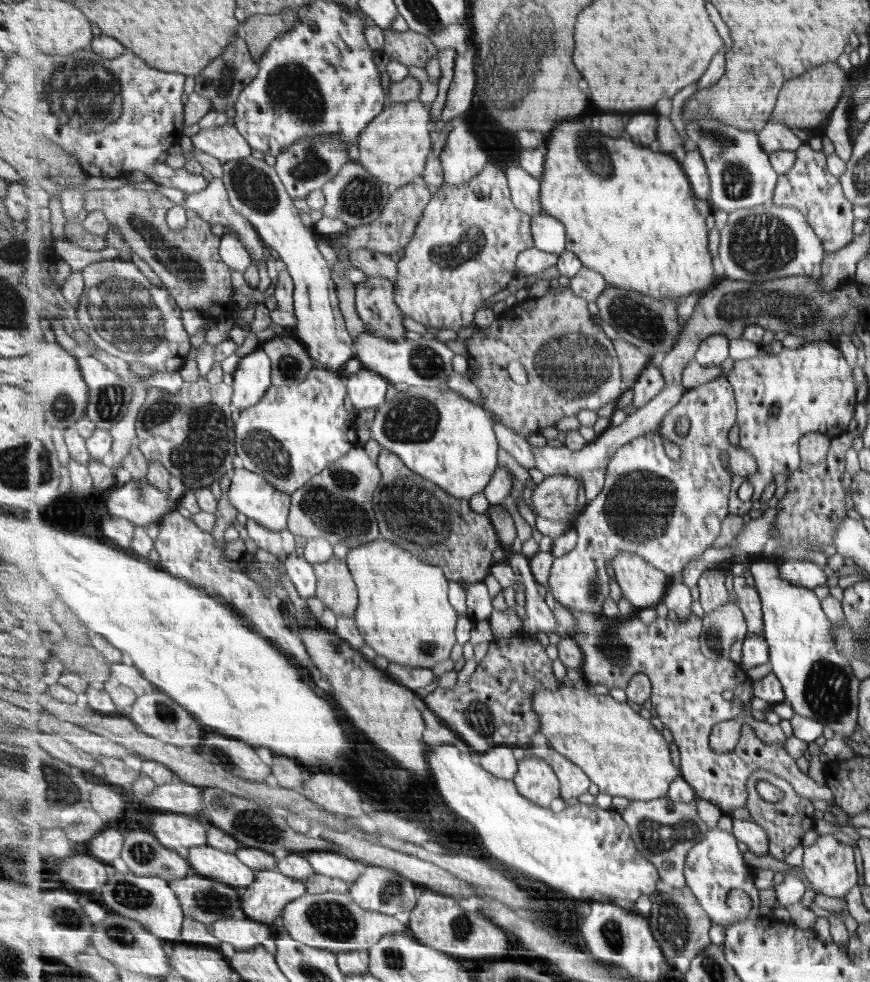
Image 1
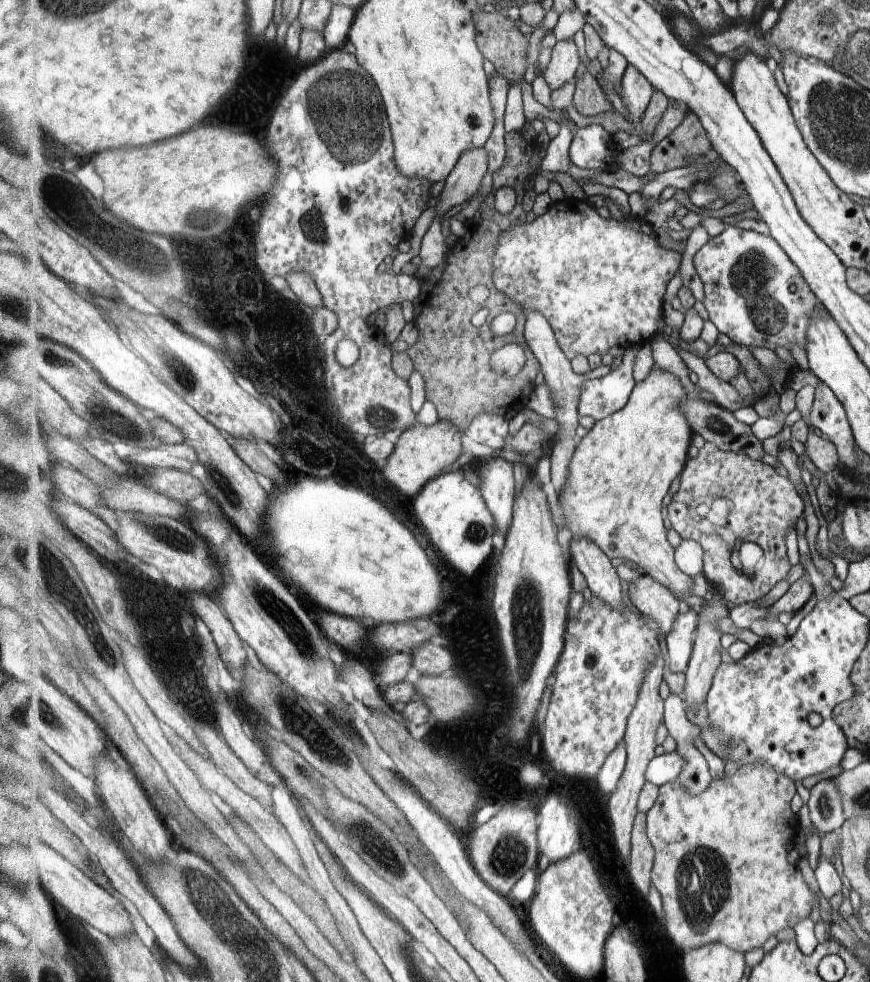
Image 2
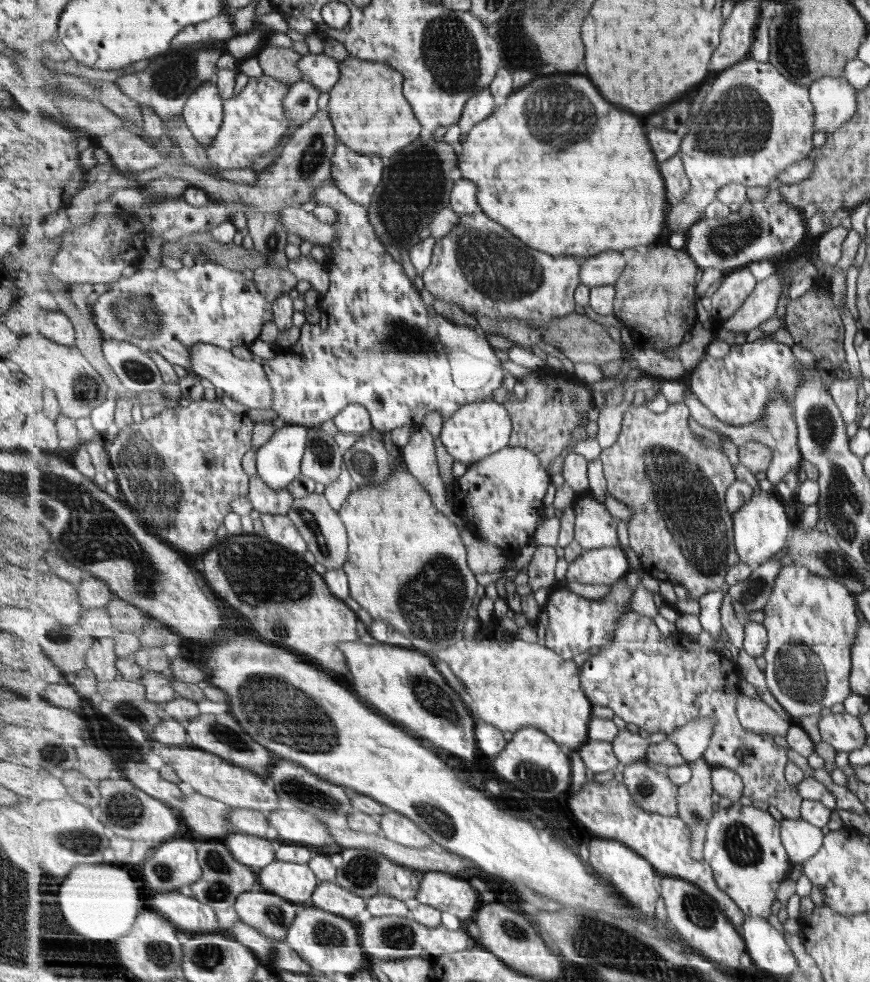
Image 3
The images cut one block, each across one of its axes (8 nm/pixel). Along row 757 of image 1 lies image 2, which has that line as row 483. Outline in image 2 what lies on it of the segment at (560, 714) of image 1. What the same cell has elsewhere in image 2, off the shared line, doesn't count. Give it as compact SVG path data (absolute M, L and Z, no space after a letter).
M651 368L648 375L635 383L629 402L619 412L596 421L595 426L579 441L571 460L567 486L558 500L564 525L572 533L572 540L587 538L606 551L607 556L639 565L643 573L673 590L677 598L693 594L693 578L677 566L675 548L667 540L667 526L663 520L663 502L671 490L673 480L680 478L688 461L687 450L694 435L689 418L681 410L681 402L689 394L673 372Z

